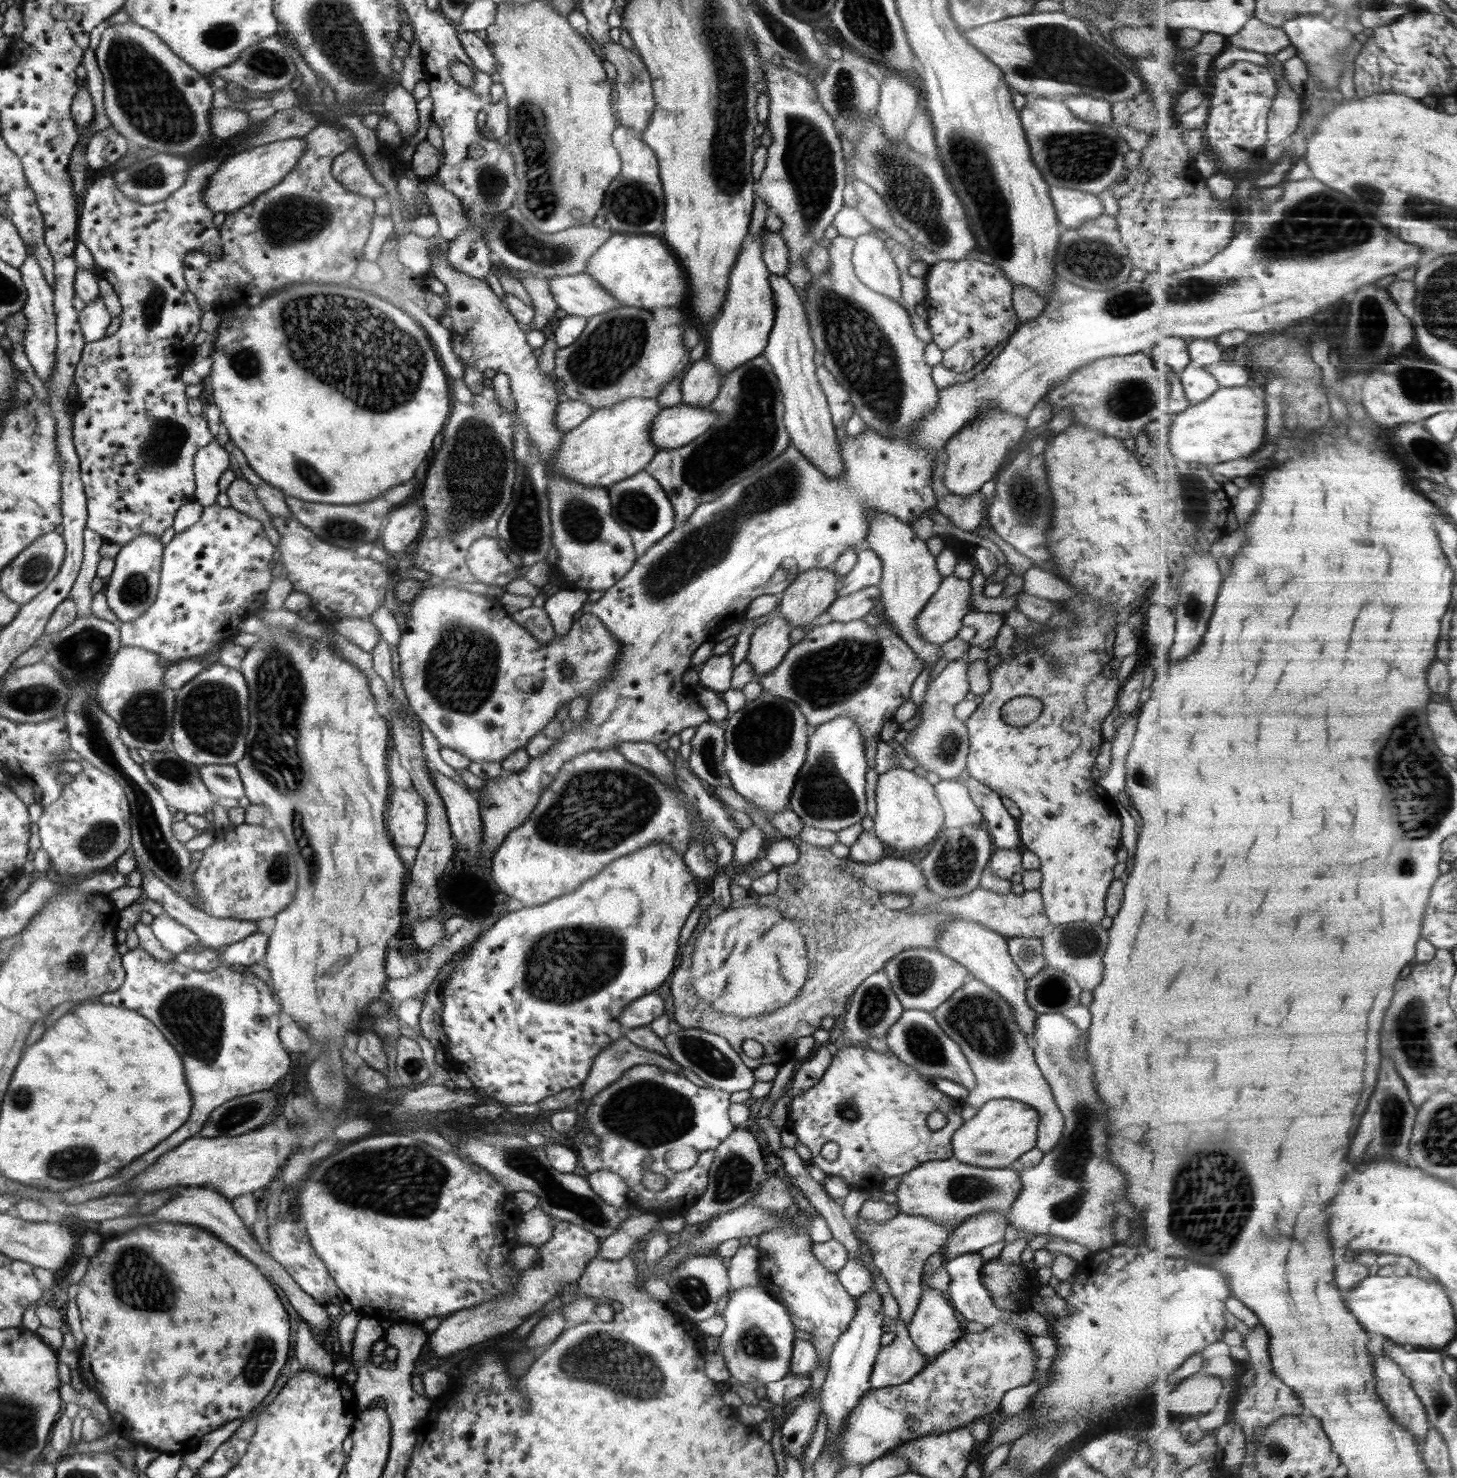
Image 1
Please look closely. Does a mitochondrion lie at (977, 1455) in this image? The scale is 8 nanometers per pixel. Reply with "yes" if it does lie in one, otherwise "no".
no

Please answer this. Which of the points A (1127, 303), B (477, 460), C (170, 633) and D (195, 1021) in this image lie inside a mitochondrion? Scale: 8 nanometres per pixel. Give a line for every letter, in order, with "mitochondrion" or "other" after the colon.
A: mitochondrion
B: mitochondrion
C: other
D: mitochondrion

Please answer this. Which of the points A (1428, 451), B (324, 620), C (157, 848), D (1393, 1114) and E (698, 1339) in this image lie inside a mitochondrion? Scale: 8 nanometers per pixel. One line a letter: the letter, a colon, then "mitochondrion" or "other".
A: mitochondrion
B: other
C: mitochondrion
D: mitochondrion
E: other

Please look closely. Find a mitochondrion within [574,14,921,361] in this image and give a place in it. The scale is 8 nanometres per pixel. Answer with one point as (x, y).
(809, 158)

